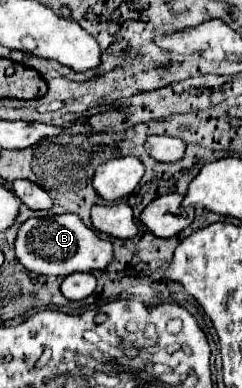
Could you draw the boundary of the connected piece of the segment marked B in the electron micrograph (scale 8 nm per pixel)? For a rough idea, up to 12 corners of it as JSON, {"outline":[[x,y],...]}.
{"outline":[[78,214],[30,218],[20,264],[44,276],[104,270],[114,246]]}

